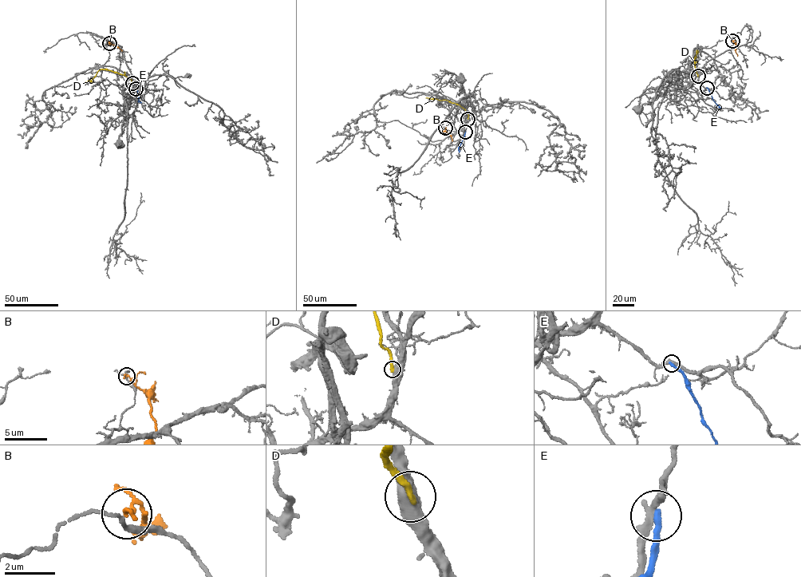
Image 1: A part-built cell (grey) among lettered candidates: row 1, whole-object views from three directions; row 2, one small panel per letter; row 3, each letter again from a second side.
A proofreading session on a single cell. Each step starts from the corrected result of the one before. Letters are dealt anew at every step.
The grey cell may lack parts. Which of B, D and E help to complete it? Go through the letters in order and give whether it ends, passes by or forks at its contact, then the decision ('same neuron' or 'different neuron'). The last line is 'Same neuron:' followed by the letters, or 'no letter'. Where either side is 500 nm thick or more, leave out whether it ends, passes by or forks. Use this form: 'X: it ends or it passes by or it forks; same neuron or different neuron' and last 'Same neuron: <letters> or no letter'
B: it ends; different neuron
D: different neuron
E: it ends; different neuron
Same neuron: no letter

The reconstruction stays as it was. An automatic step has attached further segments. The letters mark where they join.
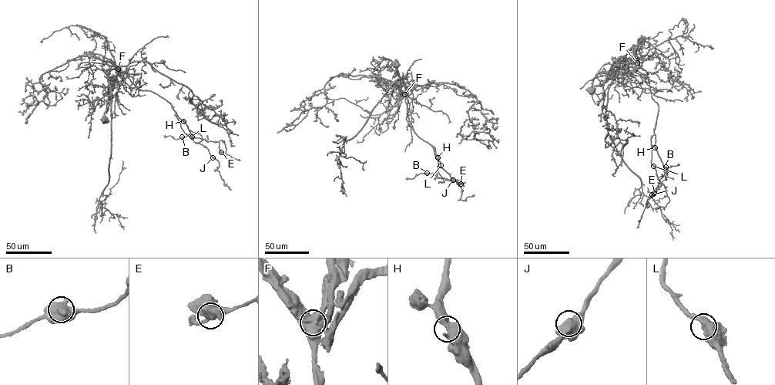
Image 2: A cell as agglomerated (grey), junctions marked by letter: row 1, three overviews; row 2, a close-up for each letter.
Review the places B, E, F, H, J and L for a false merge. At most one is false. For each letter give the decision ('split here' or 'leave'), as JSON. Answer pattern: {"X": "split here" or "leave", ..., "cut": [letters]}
{"B": "leave", "E": "leave", "F": "split here", "H": "leave", "J": "leave", "L": "leave", "cut": ["F"]}

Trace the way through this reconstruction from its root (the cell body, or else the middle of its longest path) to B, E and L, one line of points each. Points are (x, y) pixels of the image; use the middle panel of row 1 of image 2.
B: (396, 63), (401, 78), (397, 84), (404, 94), (412, 128), (431, 145), (437, 157), (436, 172), (427, 173)
E: (396, 63), (401, 78), (397, 84), (404, 94), (413, 130), (435, 149), (442, 167), (461, 184)
L: (396, 63), (396, 72), (401, 78), (397, 84), (404, 94), (412, 128), (435, 149), (441, 165)

